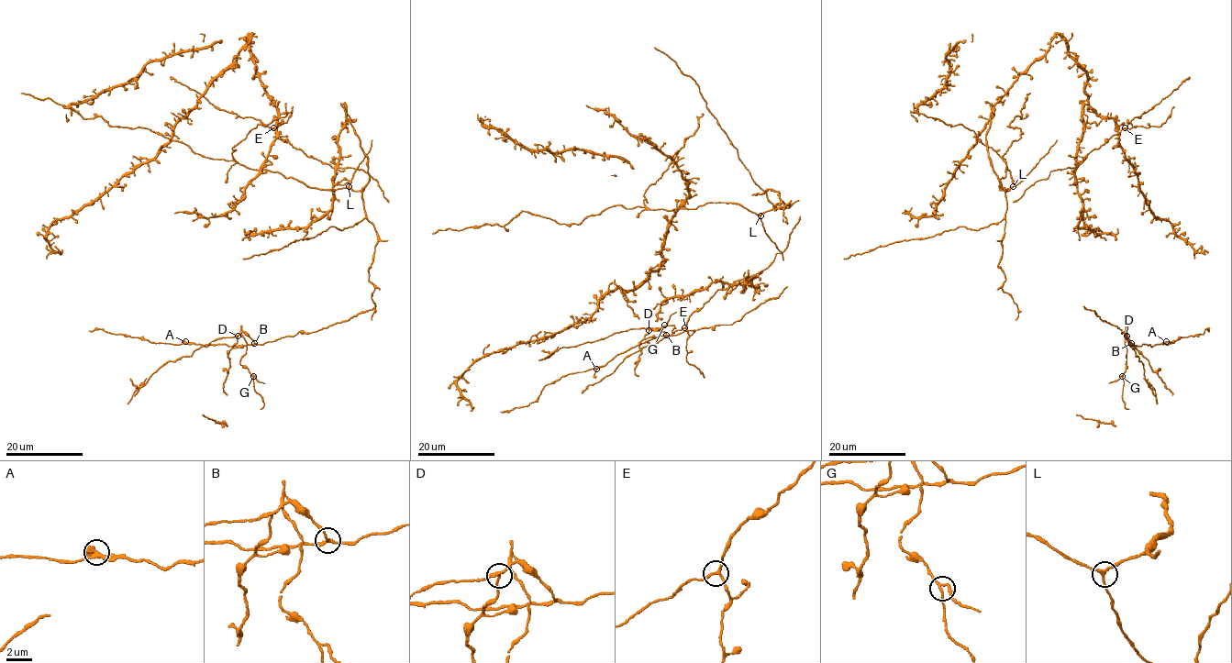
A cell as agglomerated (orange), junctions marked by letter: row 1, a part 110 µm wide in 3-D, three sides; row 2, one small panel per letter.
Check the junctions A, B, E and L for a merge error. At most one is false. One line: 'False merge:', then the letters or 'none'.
False merge: B

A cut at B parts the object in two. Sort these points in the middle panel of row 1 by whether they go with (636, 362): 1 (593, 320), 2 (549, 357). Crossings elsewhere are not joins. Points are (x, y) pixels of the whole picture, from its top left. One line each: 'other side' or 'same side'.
1: other side
2: same side

